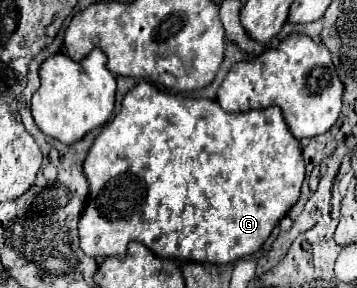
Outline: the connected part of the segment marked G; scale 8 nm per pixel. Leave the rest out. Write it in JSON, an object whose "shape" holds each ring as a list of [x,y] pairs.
{"shape":[[[150,82],[136,84],[122,100],[120,114],[112,118],[100,132],[100,136],[94,140],[86,162],[84,162],[84,174],[90,182],[90,194],[86,208],[82,212],[82,218],[78,222],[78,236],[80,236],[80,248],[88,256],[124,256],[126,246],[130,240],[142,242],[152,252],[156,252],[160,258],[180,258],[188,262],[200,262],[200,264],[232,264],[234,260],[240,260],[244,256],[250,256],[260,250],[260,246],[270,236],[272,228],[280,218],[288,214],[288,210],[296,204],[300,196],[300,186],[306,176],[306,166],[302,158],[302,150],[298,140],[292,136],[282,110],[278,106],[270,108],[258,108],[248,112],[224,112],[215,100],[204,100],[204,98],[186,98],[180,94],[168,94],[162,92],[158,86]]]}

